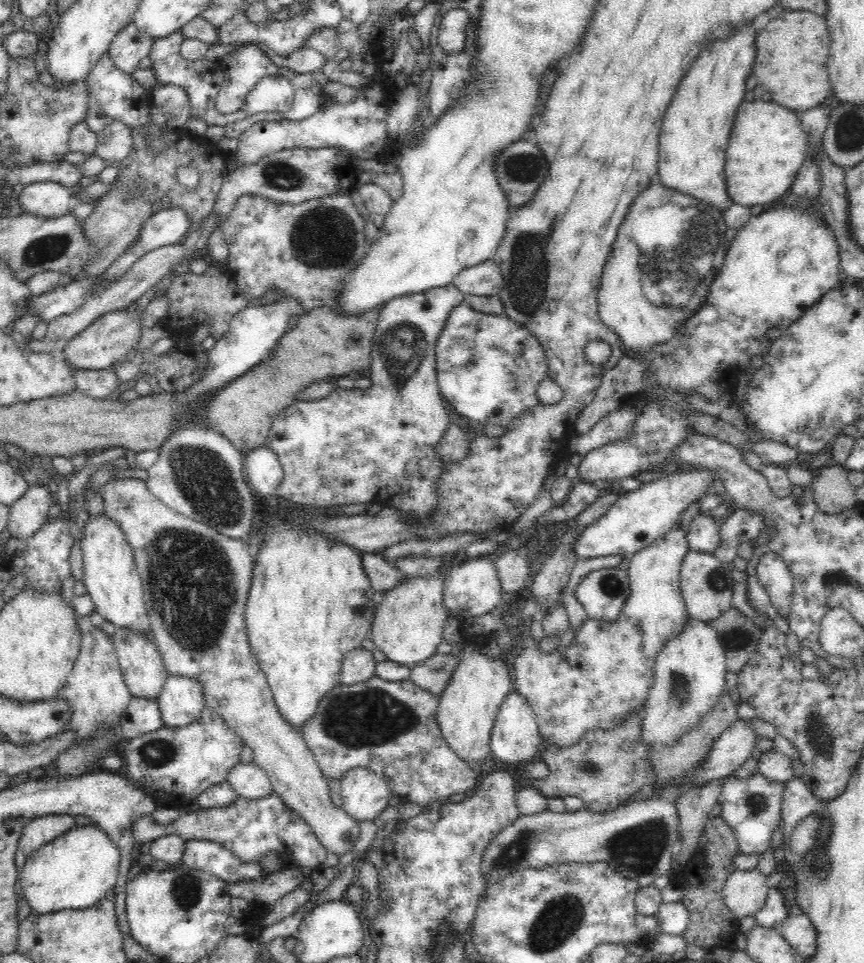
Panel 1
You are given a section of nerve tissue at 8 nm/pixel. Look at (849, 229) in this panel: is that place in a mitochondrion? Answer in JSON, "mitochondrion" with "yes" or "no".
{"mitochondrion":"no"}

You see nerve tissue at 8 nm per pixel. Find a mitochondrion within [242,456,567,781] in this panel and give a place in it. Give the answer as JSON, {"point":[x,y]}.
{"point":[372,717]}

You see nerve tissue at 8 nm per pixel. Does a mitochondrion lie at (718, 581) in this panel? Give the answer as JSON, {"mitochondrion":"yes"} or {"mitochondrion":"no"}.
{"mitochondrion":"yes"}

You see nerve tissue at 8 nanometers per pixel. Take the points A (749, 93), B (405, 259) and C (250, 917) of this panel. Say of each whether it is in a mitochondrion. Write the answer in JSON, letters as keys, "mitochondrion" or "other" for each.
{"A":"other","B":"other","C":"other"}

